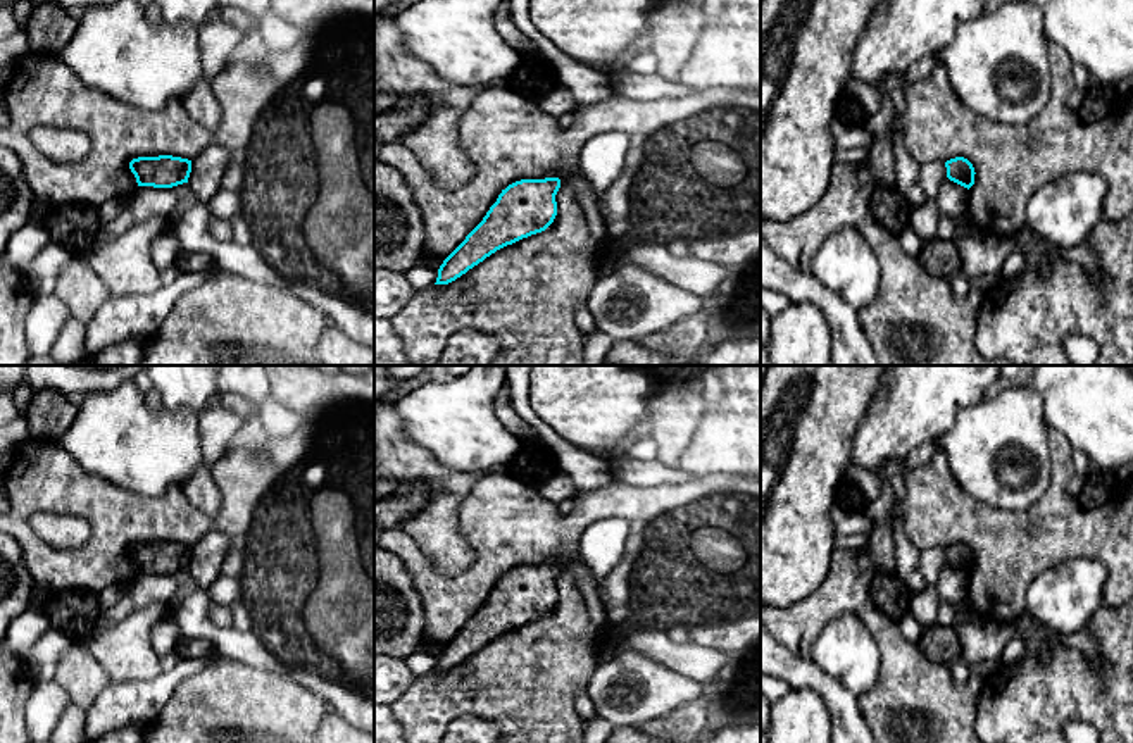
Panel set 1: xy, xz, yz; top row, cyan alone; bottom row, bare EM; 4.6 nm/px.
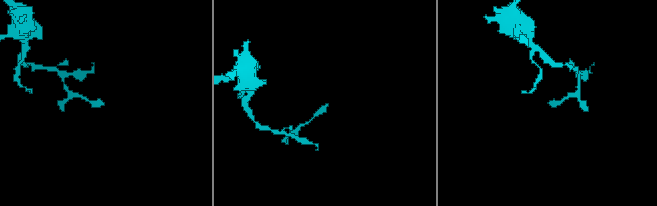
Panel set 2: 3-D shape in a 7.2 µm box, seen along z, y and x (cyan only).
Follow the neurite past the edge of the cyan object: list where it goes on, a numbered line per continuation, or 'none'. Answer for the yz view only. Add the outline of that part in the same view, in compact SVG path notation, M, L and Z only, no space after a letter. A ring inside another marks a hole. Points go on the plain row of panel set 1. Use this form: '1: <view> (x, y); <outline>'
none

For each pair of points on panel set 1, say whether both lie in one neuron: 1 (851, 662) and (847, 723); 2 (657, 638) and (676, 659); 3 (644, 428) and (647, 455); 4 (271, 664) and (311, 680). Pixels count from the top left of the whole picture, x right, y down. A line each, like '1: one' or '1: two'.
1: two
2: one
3: two
4: one

